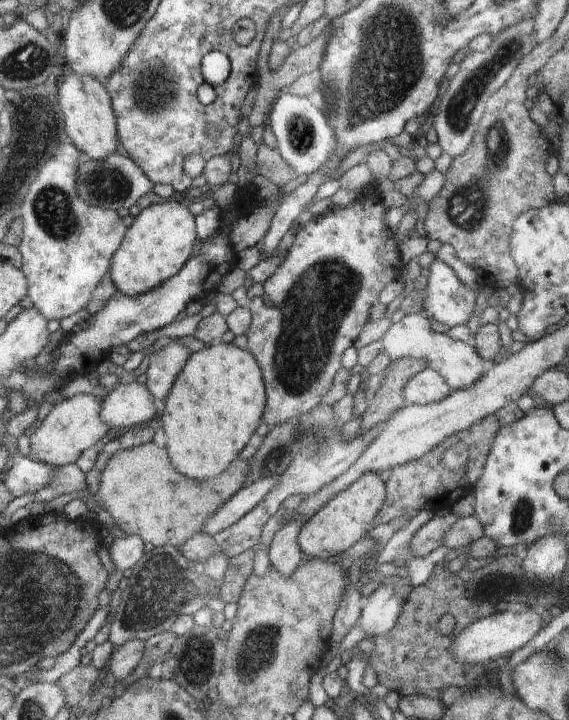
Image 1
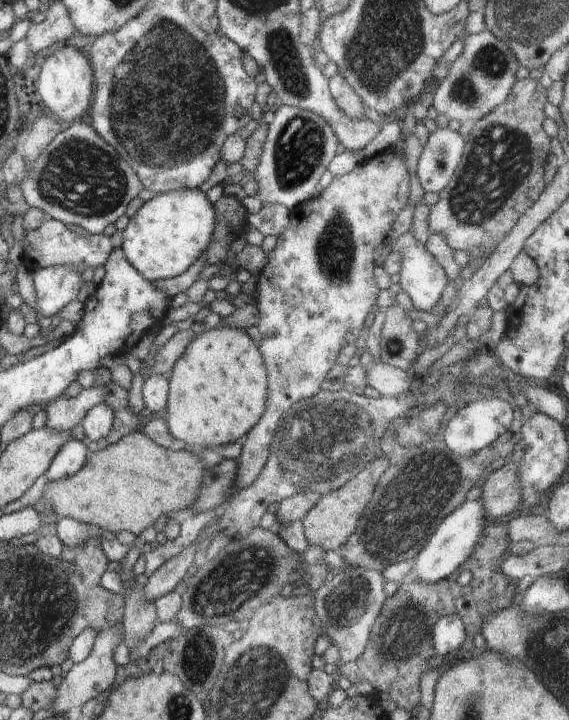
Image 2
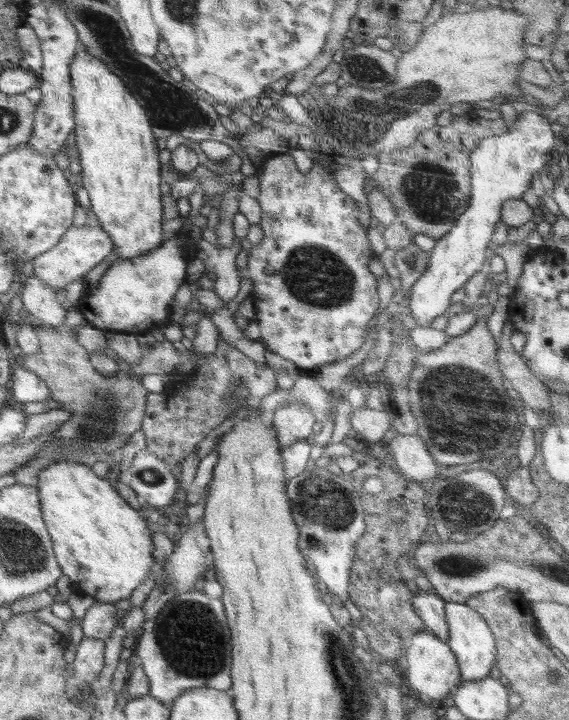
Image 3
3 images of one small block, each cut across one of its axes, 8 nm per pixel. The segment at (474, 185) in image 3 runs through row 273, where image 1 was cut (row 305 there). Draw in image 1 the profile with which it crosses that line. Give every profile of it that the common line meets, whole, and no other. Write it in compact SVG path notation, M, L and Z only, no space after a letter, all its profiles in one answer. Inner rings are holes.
M437 259L432 262L430 269L425 274L428 279L428 285L426 287L427 298L423 305L424 314L450 329L466 325L475 311L474 308L476 308L479 292L465 286L464 282L459 280L459 277L452 271L450 266Z

